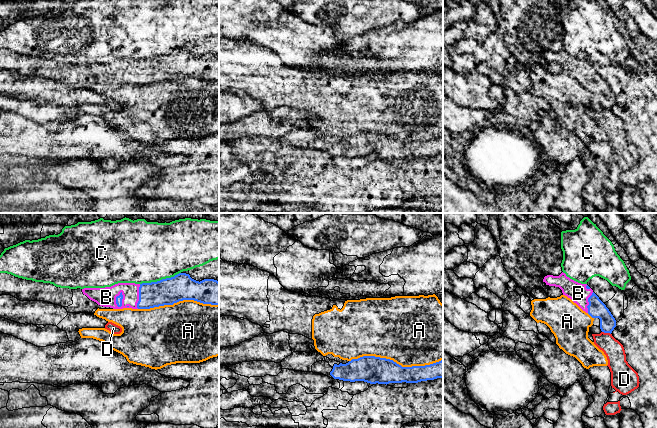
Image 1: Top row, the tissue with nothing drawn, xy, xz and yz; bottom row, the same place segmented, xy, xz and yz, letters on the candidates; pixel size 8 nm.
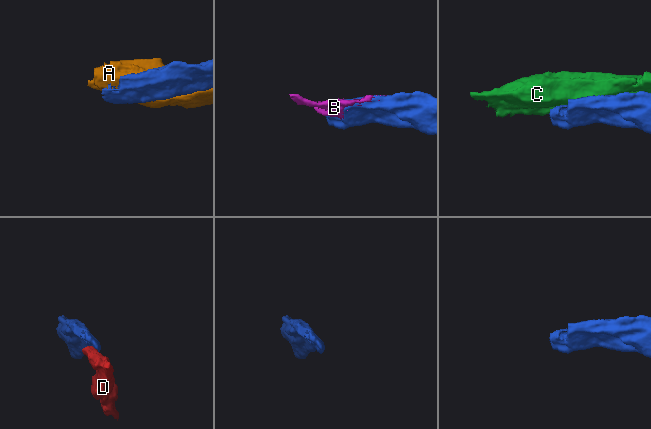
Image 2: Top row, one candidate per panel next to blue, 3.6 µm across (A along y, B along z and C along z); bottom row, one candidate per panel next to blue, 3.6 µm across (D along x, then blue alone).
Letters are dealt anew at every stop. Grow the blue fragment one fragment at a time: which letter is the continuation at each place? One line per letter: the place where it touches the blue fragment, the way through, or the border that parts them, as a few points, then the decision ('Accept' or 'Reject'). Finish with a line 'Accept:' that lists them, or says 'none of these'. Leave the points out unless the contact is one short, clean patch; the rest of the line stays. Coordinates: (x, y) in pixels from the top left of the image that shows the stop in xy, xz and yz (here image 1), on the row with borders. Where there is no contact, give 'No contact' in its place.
A: Touches blue at xz (395, 362). Reject
B: Touches blue at xy (121, 300). Accept
C: Touches blue at xy (160, 280). Reject
D: Touches blue at yz (606, 332). Boundary: yz (602, 331), (610, 334). Reject
Accept: B

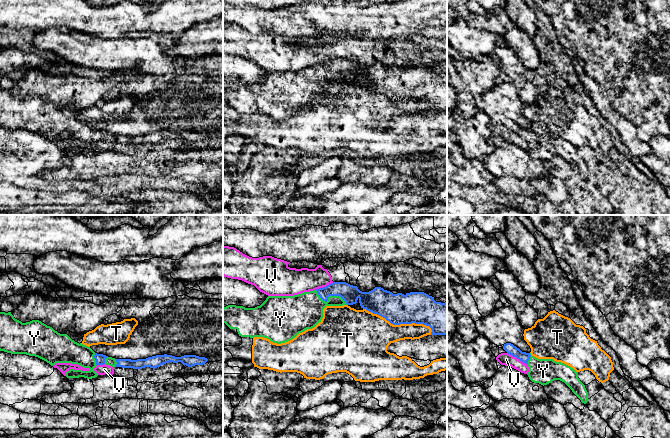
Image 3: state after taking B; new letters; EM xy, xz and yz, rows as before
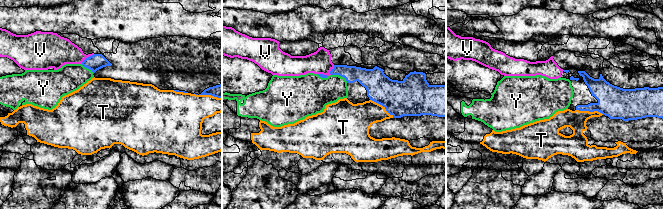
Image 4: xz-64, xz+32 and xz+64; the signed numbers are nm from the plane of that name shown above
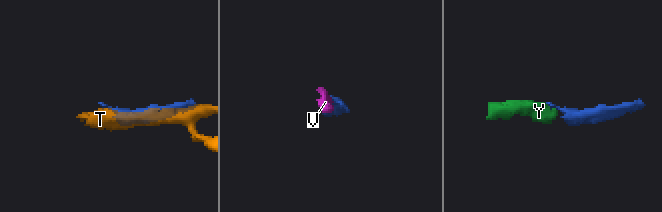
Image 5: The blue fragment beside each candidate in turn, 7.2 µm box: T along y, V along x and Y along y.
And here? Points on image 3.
T: Touches blue at xz (400, 323). Reject
V: Touches blue at yz (517, 358). Boundary: yz (507, 352), (527, 365). Reject
Y: Touches blue at xz (329, 295). Path across: xz (349, 293), (329, 295), (304, 311). Accept
Accept: Y

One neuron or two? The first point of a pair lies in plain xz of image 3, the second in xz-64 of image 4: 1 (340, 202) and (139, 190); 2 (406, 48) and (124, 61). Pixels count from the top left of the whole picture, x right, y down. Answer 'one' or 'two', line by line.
1: one
2: one

